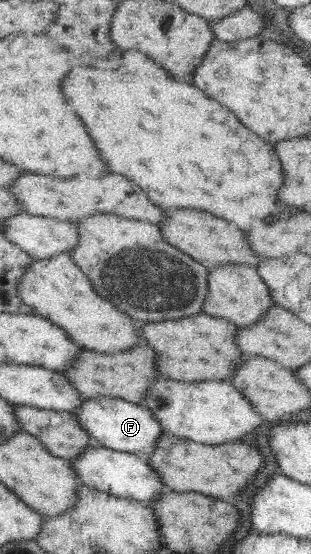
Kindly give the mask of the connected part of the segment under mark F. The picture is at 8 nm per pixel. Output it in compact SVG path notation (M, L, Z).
M99 396L99 398L85 398L72 414L77 416L78 424L91 436L94 444L112 451L126 452L146 457L154 451L156 441L161 436L160 423L153 417L152 411L140 404Z

